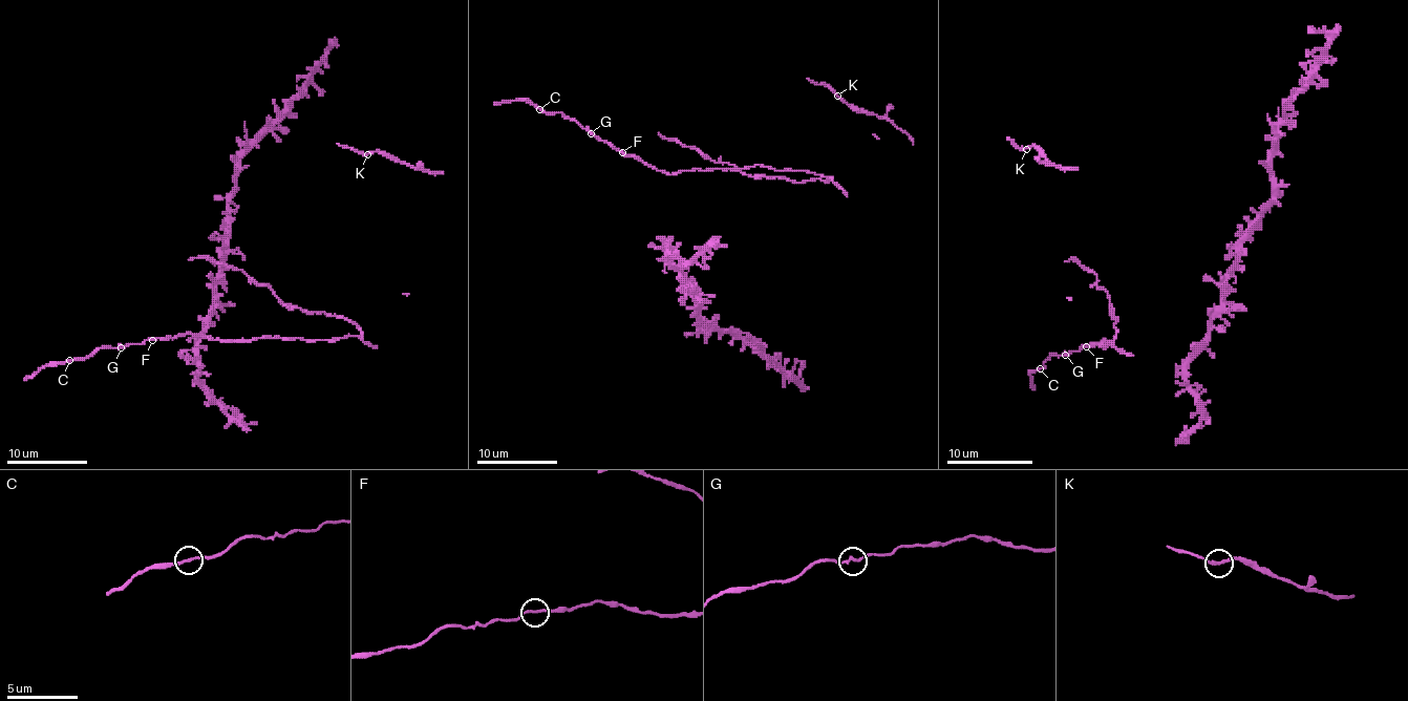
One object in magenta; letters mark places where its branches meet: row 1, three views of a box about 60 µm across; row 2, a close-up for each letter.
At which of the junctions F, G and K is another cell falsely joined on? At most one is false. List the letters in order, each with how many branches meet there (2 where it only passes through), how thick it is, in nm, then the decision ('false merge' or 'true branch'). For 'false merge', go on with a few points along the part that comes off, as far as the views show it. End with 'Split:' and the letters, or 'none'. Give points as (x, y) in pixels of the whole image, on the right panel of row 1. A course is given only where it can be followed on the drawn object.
F: branches 2; calibre 170 nm; true branch
G: branches 2; calibre 180 nm; true branch
K: branches 2; calibre 180 nm; true branch
Split: none

